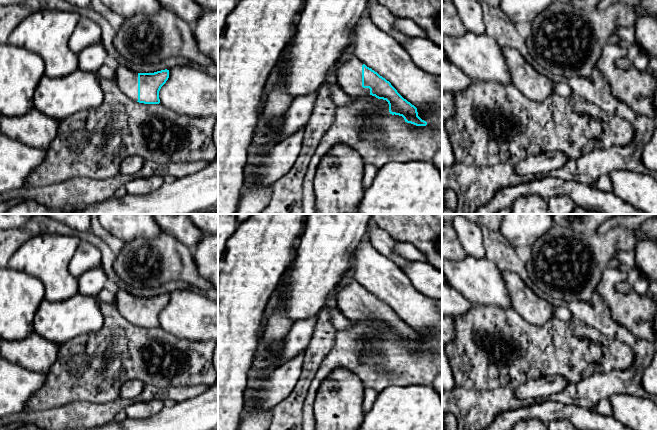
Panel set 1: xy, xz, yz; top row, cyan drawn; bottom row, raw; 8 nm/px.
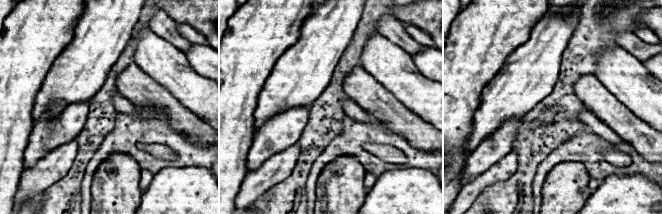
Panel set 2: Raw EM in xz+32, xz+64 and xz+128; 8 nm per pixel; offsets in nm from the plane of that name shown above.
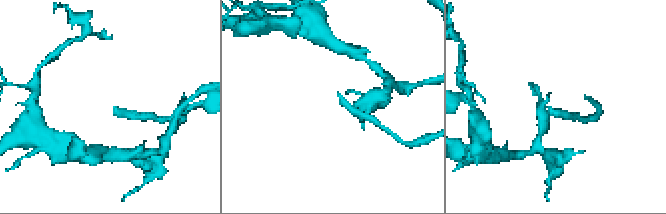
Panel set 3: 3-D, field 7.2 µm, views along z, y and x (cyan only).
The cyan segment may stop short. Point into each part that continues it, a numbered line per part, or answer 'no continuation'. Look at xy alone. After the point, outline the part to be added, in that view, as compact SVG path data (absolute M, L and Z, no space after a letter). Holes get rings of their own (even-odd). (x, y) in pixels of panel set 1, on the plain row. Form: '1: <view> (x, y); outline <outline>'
1: xy (127, 303); outline M116 288L115 305L120 314L131 324L138 325L138 297L124 288Z

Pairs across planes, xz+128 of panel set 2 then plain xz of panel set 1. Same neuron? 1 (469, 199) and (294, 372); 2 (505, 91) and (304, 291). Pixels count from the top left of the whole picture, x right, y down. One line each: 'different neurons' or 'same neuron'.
1: same neuron
2: same neuron

